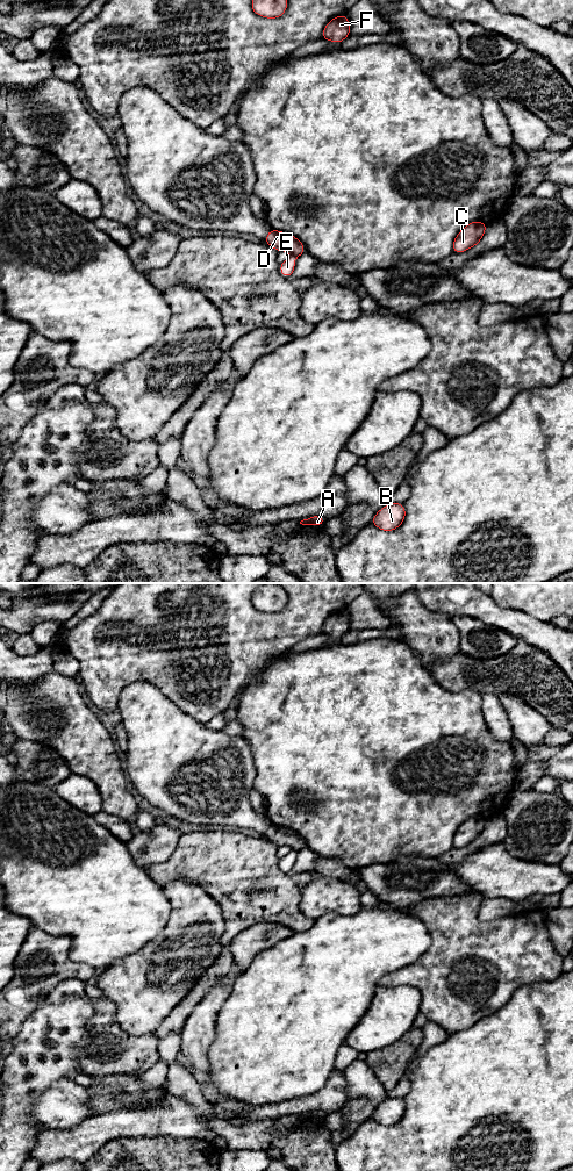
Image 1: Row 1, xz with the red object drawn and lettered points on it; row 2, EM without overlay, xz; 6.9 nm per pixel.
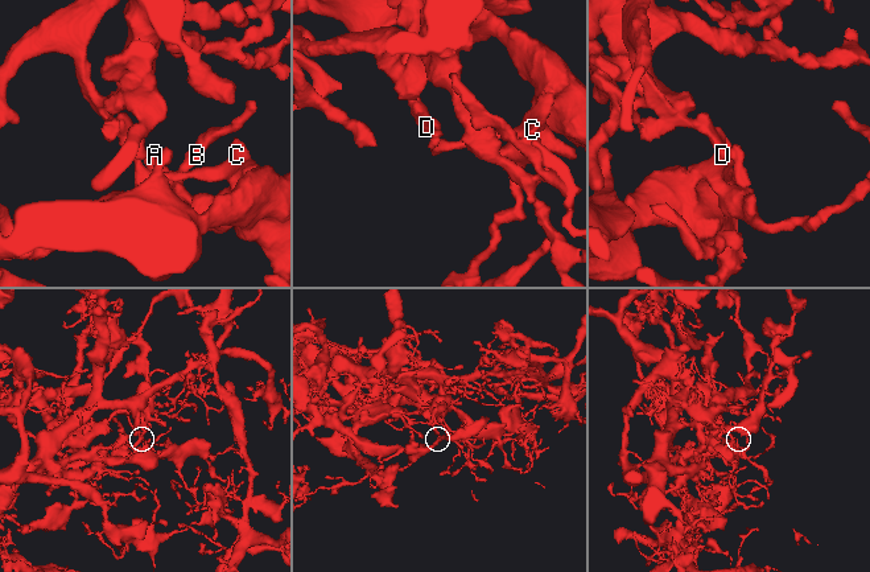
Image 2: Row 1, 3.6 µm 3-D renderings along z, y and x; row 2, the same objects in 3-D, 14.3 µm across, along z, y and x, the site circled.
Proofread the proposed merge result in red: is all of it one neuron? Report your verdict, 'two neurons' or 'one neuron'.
two neurons

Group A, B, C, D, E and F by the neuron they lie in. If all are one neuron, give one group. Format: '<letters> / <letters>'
A B C E F / D

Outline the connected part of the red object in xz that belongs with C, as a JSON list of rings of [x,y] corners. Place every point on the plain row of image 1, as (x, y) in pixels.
[[[474,816],[464,821],[453,835],[453,847],[463,848],[477,840],[486,826],[487,819],[484,817]]]

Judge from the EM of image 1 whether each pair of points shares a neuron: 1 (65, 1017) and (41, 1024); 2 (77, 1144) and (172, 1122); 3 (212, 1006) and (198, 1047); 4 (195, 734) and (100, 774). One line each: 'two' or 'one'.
1: one
2: one
3: one
4: two

